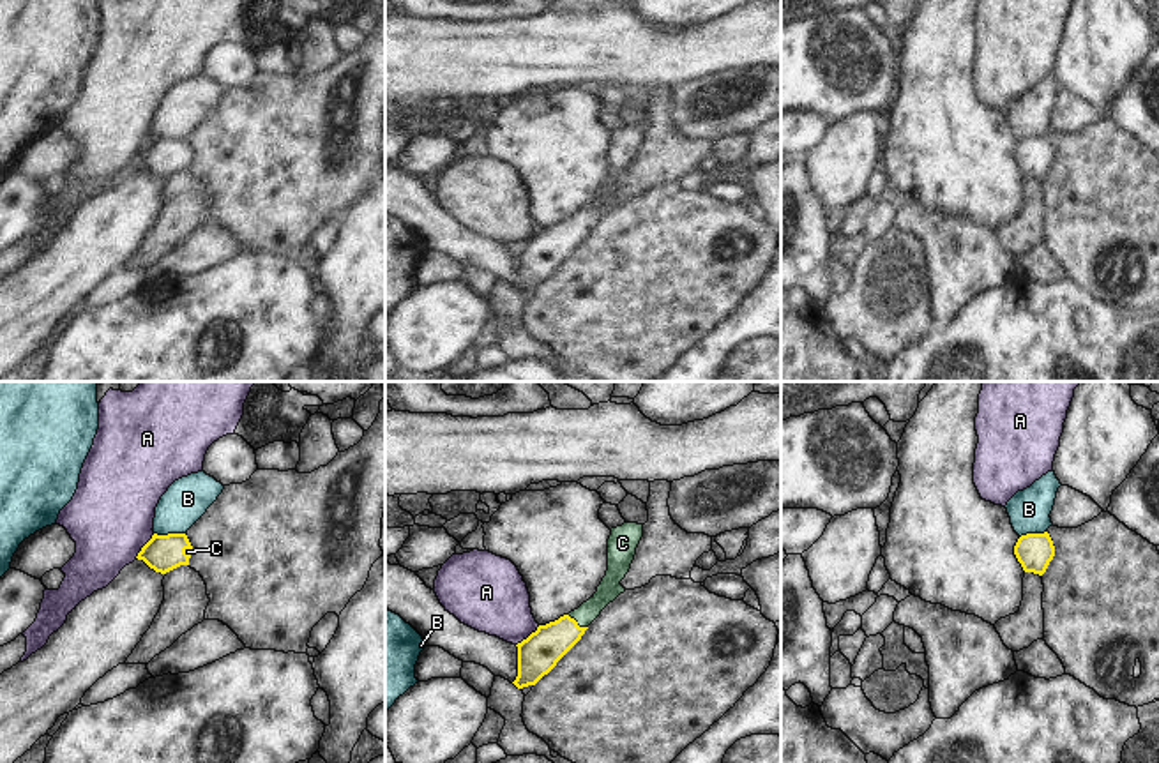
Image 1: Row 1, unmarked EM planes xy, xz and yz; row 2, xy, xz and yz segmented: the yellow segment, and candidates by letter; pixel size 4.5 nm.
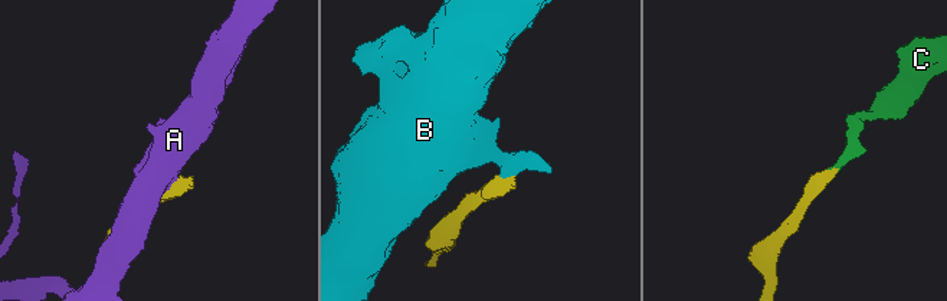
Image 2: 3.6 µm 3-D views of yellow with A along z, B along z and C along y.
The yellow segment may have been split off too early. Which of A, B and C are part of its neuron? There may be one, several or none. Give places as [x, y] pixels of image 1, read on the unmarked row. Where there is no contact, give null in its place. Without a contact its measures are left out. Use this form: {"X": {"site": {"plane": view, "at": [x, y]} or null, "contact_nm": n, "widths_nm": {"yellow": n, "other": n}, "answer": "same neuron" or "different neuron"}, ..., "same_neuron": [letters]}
{"A": {"site": {"plane": "xz", "at": [529, 241]}, "contact_nm": 140, "widths_nm": {"yellow": 180, "other": 320}, "answer": "different neuron"}, "B": {"site": {"plane": "xy", "at": [170, 138]}, "contact_nm": 140, "widths_nm": {"yellow": 170, "other": 200}, "answer": "different neuron"}, "C": {"site": {"plane": "xz", "at": [576, 228]}, "contact_nm": 110, "widths_nm": {"yellow": 180, "other": 100}, "answer": "same neuron"}, "same_neuron": ["C"]}

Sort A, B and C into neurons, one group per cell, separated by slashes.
A / B / C

